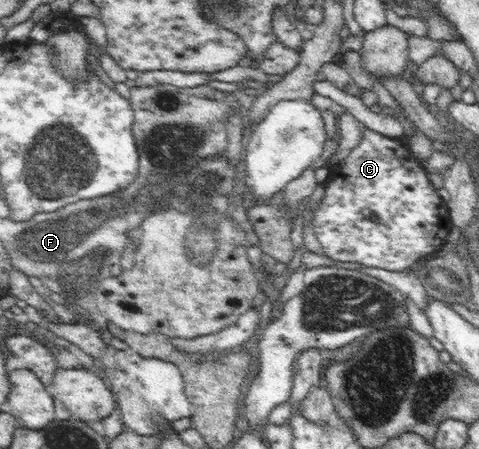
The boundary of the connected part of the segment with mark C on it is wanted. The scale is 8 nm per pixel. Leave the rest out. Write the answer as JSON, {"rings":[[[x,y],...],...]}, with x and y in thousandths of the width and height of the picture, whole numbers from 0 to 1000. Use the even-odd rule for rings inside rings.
{"rings":[[[754,278],[758,305],[749,321],[739,327],[729,347],[701,372],[689,372],[685,401],[676,405],[678,434],[670,452],[656,468],[653,512],[660,530],[666,535],[672,559],[687,570],[689,577],[708,579],[714,584],[747,584],[758,592],[777,592],[777,597],[802,597],[814,606],[839,606],[860,588],[883,572],[896,570],[912,561],[921,543],[937,530],[944,499],[933,470],[933,452],[914,434],[912,421],[894,399],[891,381],[879,370],[879,363],[862,347],[848,321],[831,314],[827,307],[806,305],[789,294],[777,292]]]}

